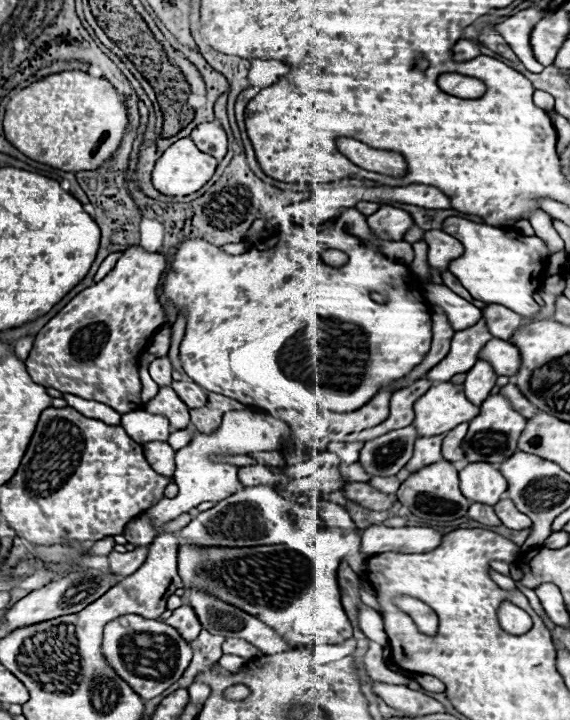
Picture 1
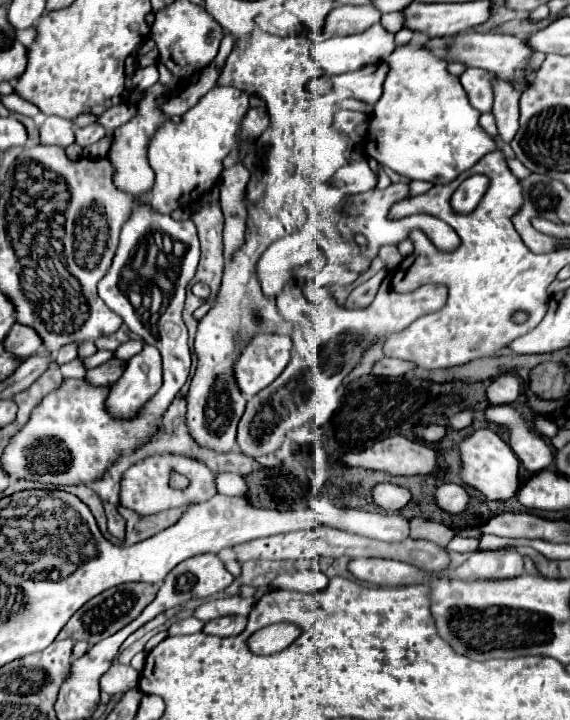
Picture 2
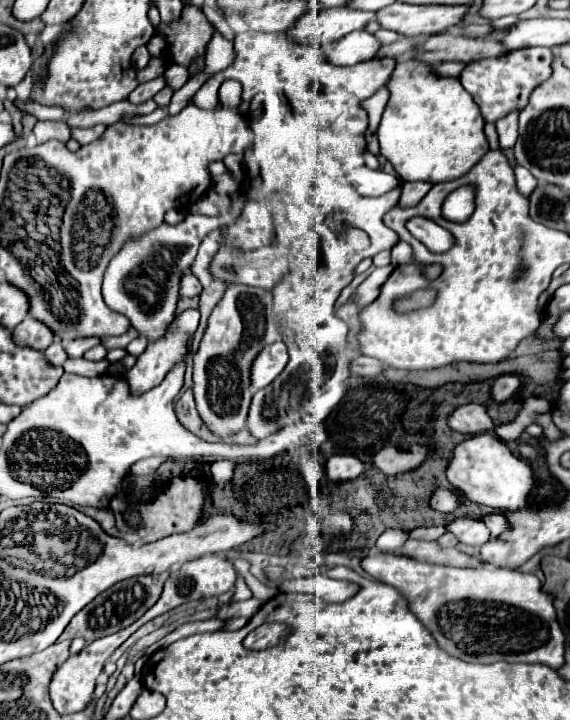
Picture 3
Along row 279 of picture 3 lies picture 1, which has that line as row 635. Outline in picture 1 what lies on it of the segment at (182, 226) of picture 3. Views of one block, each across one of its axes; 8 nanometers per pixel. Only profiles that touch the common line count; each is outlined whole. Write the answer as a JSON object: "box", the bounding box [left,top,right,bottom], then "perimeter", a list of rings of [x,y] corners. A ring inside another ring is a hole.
{"box":[102,614,192,700],"perimeter":[[[126,614],[106,624],[102,652],[110,666],[142,700],[150,700],[178,682],[192,660],[192,648],[176,628],[164,624],[162,620],[146,620],[136,614]]]}

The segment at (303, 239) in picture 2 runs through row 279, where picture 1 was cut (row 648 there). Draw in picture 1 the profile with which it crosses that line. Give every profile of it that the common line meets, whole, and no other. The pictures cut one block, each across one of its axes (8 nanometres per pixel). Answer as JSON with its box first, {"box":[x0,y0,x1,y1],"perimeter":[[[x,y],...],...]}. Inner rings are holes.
{"box":[186,590,290,654],"perimeter":[[[188,590],[186,600],[194,608],[200,624],[210,634],[220,634],[224,638],[248,638],[248,642],[252,642],[256,648],[260,648],[262,654],[280,654],[280,652],[286,652],[290,648],[288,642],[280,634],[276,634],[272,628],[268,628],[264,622],[260,622],[258,618],[254,618],[254,616],[242,612],[242,610],[236,610],[230,604],[218,602],[216,598],[212,598],[208,594],[202,594],[202,592],[196,592],[196,590]]]}

